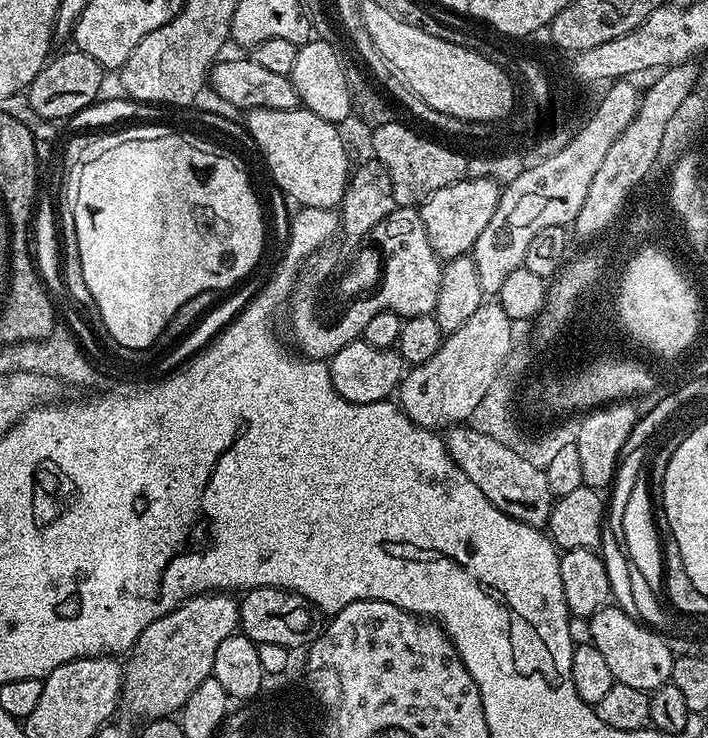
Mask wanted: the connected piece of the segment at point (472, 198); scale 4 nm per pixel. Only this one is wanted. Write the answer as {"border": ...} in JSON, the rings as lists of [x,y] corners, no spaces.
{"border":[[[465,178],[450,186],[442,186],[442,190],[434,190],[419,205],[422,226],[426,226],[426,238],[430,238],[430,246],[441,261],[447,262],[471,253],[474,242],[478,242],[478,234],[486,230],[486,222],[494,215],[500,201],[501,185],[486,178]]]}

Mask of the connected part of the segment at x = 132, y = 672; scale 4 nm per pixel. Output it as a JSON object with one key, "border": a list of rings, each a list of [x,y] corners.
{"border":[[[227,592],[191,596],[162,618],[150,622],[127,653],[120,708],[139,722],[175,717],[186,698],[190,698],[194,689],[211,676],[214,653],[222,641],[233,636],[239,623],[237,597]]]}

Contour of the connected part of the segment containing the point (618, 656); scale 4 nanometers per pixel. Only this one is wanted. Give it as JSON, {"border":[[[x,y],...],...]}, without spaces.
{"border":[[[612,607],[599,608],[590,618],[591,643],[610,665],[610,674],[614,674],[617,684],[634,686],[634,690],[651,694],[672,679],[673,645],[668,645],[656,630],[637,619],[631,611]]]}

